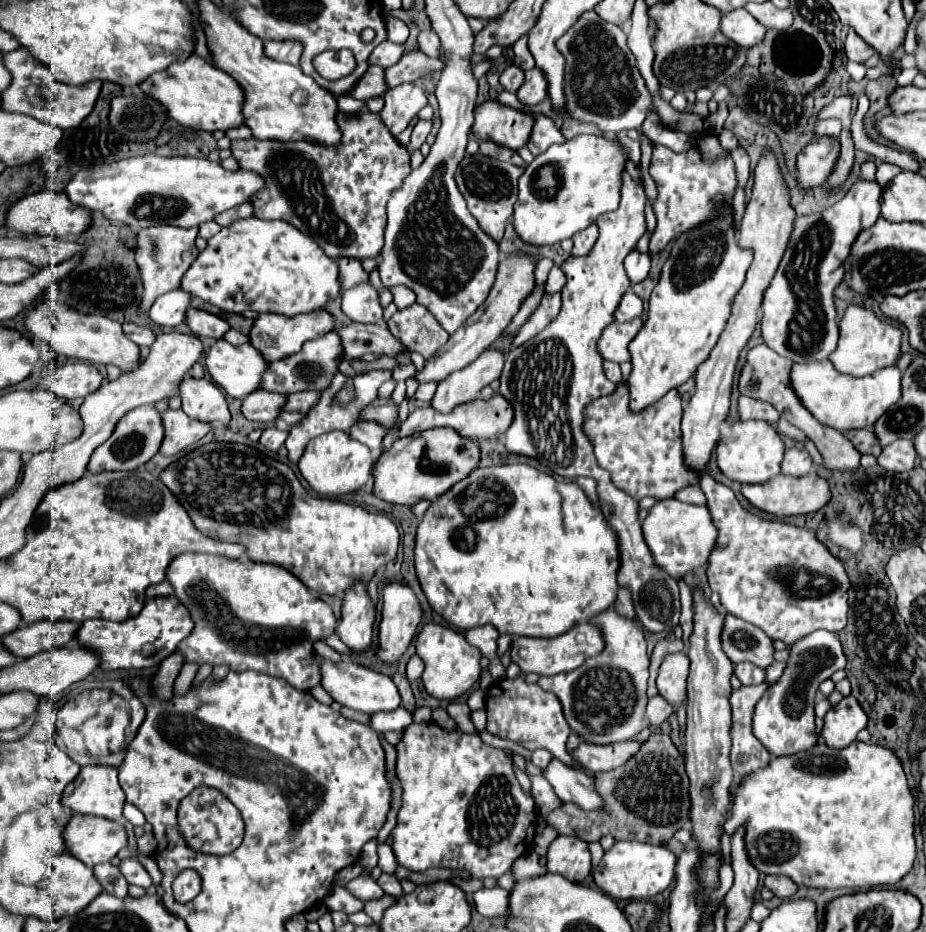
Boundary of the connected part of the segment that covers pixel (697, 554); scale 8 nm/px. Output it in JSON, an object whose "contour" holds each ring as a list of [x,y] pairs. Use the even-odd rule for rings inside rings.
{"contour":[[[663,499],[655,503],[653,509],[649,509],[647,519],[643,521],[643,537],[653,553],[655,563],[677,579],[687,571],[707,563],[709,551],[717,539],[717,529],[705,505],[689,505],[677,499]]]}

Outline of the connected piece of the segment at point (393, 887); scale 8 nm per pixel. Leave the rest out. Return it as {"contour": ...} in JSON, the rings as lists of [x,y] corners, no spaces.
{"contour":[[[383,873],[383,875],[377,879],[377,883],[381,885],[381,889],[383,889],[387,895],[391,895],[391,897],[395,897],[395,899],[403,895],[401,883],[399,883],[399,879],[397,879],[395,875],[387,875],[387,873]]]}

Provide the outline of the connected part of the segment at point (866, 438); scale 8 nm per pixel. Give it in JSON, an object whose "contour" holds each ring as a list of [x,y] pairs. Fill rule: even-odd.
{"contour":[[[855,429],[855,431],[845,431],[845,437],[853,443],[853,447],[859,453],[871,453],[871,455],[879,455],[881,453],[881,445],[875,437],[875,433],[871,429]]]}

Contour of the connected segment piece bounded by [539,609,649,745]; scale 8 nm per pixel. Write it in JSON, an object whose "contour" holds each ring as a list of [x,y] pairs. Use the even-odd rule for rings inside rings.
{"contour":[[[613,609],[593,617],[591,623],[601,627],[605,649],[593,659],[587,659],[577,671],[541,677],[539,685],[559,697],[571,731],[575,731],[583,743],[609,745],[627,741],[649,727],[645,717],[649,655],[643,627],[637,619],[623,619]]]}

